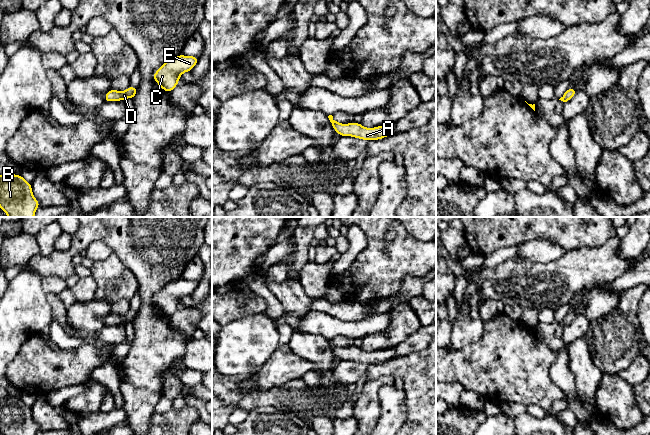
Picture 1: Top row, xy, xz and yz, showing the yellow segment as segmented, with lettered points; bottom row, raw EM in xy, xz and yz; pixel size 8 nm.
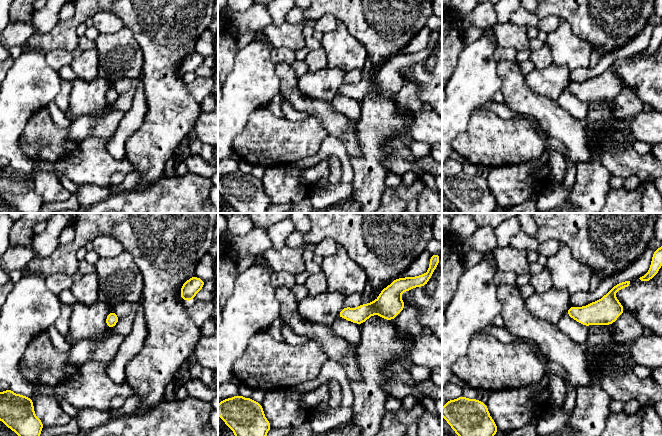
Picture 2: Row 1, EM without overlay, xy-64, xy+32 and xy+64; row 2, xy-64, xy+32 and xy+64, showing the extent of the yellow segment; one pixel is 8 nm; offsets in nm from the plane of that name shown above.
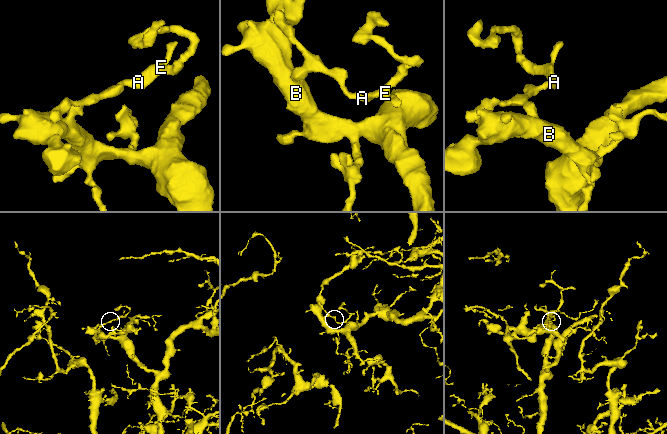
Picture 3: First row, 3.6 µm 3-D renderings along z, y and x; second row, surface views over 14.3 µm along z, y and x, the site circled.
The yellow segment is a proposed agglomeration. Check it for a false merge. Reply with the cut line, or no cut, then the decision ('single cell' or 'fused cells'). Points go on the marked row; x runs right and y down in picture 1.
no cut; single cell

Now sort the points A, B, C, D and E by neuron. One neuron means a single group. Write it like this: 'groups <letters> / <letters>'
groups A B C D E

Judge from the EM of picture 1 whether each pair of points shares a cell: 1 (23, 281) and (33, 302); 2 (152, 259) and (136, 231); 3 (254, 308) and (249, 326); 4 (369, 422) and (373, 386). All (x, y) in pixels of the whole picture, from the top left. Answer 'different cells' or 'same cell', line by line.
1: same cell
2: same cell
3: different cells
4: same cell

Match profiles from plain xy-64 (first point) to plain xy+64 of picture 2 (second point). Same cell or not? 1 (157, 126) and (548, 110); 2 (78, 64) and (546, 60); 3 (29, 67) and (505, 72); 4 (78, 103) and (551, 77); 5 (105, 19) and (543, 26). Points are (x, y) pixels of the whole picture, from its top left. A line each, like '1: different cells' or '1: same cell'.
1: different cells
2: same cell
3: different cells
4: same cell
5: same cell

